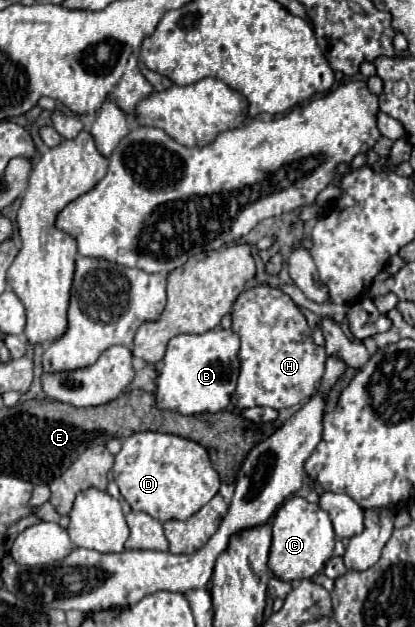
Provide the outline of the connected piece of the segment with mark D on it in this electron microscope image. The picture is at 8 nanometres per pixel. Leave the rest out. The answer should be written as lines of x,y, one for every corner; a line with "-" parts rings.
133,433
123,439
121,451
115,455
113,465
113,479
121,489
121,495
135,511
149,513
151,517
163,521
169,519
189,519
193,513
197,513
205,503
213,499
213,495
219,491
219,475
213,469
207,451
189,439
183,439
179,435
167,435
167,433

